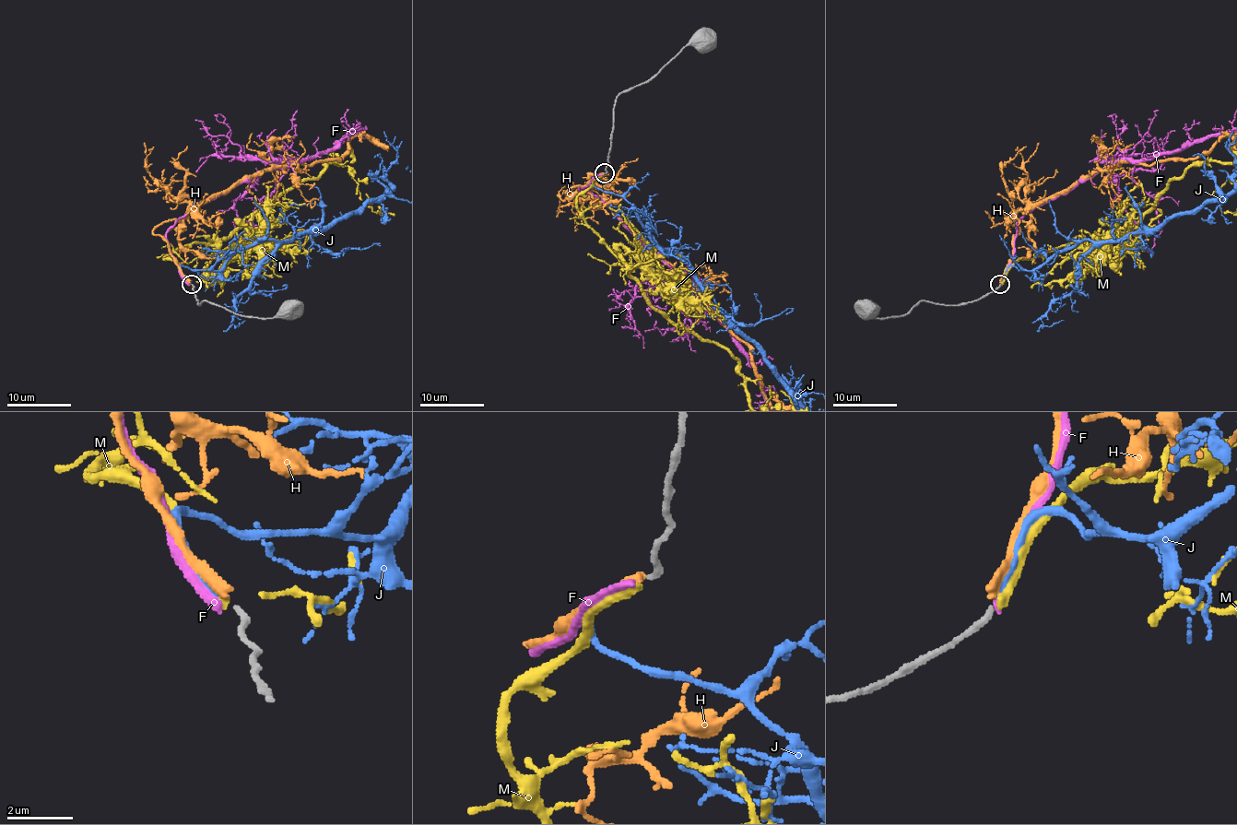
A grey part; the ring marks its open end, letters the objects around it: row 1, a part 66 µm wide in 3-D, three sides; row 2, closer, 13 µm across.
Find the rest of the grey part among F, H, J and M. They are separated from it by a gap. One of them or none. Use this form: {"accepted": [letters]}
{"accepted": ["J"]}

